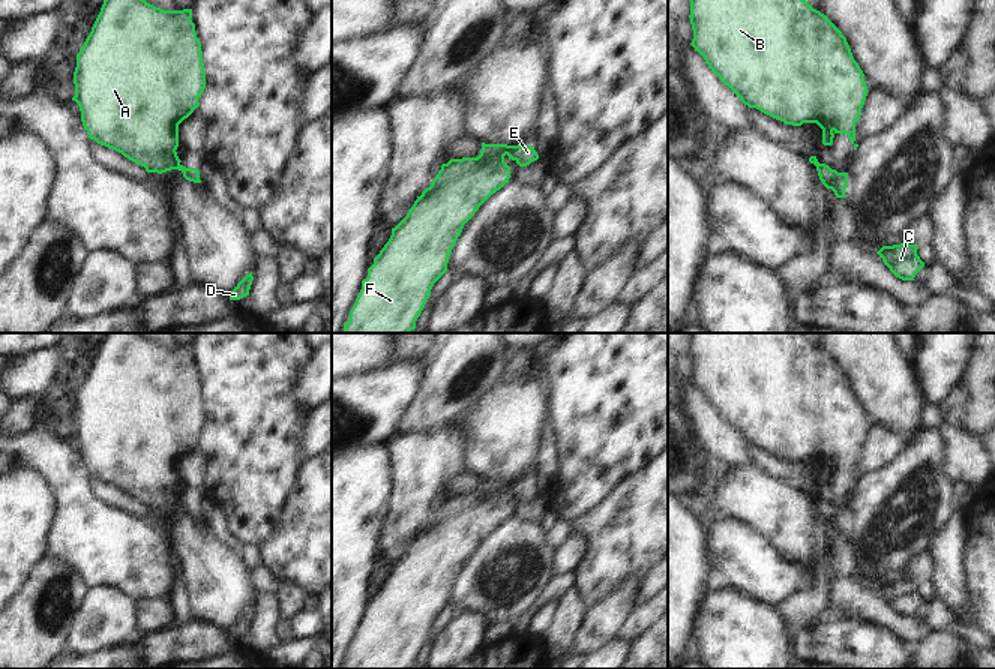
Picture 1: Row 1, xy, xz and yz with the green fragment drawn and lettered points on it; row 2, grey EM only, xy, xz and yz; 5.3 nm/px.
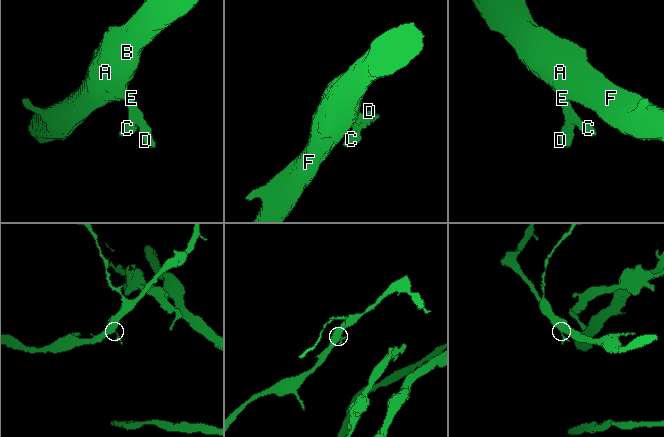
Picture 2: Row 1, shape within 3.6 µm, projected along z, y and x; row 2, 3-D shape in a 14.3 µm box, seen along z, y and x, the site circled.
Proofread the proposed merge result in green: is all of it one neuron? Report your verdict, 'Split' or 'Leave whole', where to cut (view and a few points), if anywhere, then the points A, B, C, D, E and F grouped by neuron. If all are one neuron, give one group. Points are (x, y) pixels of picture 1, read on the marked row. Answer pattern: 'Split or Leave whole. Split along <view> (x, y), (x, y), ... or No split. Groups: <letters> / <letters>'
Split. Split along xz (514, 146), (506, 153). Groups: A B F / C D E

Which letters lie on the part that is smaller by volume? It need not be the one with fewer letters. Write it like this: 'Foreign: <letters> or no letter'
Foreign: C, D, E

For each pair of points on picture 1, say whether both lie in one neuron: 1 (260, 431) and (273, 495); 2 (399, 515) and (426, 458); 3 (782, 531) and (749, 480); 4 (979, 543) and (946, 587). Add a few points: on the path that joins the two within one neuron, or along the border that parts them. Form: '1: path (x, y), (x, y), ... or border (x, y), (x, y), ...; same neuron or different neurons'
1: path (260, 447), (260, 479); same neuron
2: path (413, 501), (416, 497), (417, 471); same neuron
3: path (781, 519), (754, 492); same neuron
4: border (965, 525), (965, 585), (970, 596); different neurons

